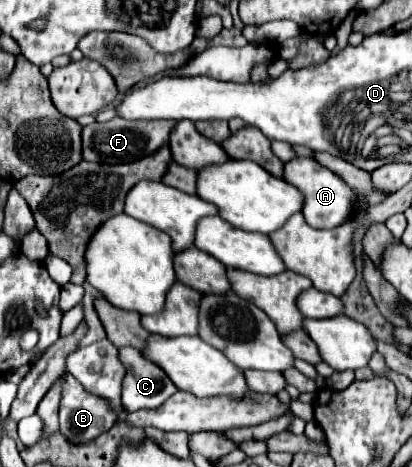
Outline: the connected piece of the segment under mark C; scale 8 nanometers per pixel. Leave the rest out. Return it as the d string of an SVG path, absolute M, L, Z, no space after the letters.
M133 347L119 349L121 361L127 367L127 375L123 381L123 407L125 411L139 411L139 409L153 409L171 397L177 387L165 375L161 367L147 361L141 351Z

